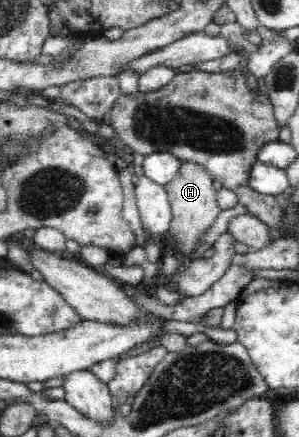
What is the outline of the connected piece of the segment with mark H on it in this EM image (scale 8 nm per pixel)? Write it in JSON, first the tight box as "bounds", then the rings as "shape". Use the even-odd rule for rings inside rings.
{"bounds":[159,162,220,265],"shape":[[[184,162],[173,179],[165,186],[172,219],[169,230],[159,239],[162,252],[178,257],[182,265],[197,257],[198,246],[204,234],[215,224],[220,207],[215,200],[213,179],[199,164]]]}

